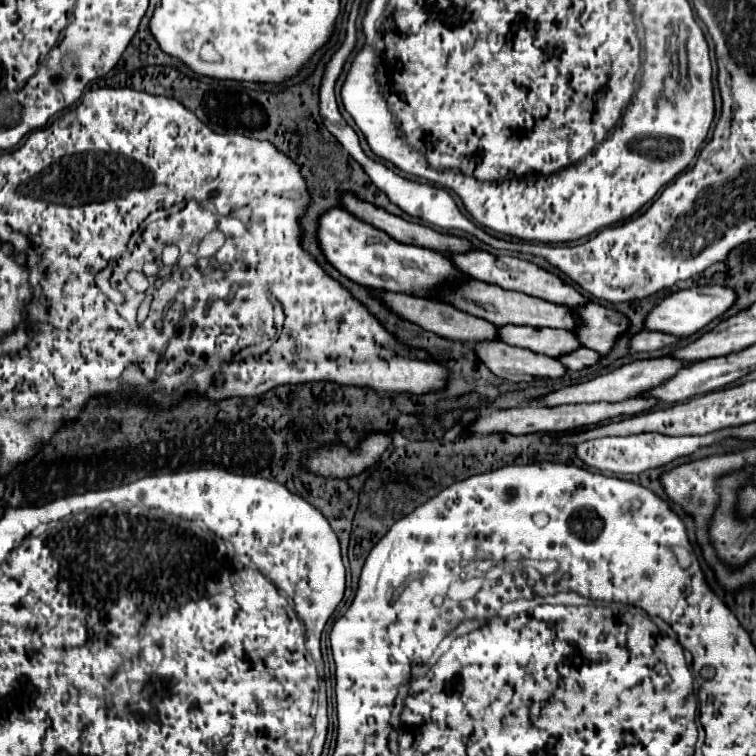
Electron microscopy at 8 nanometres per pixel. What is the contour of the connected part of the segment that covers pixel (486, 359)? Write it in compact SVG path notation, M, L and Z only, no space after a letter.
M476 342L478 360L496 376L510 382L532 382L536 378L560 378L564 366L550 356L526 348L508 346L506 342Z

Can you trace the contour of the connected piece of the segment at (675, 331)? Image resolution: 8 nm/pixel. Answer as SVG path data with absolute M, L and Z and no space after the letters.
M692 286L686 290L678 290L668 294L662 302L658 302L648 316L644 318L644 328L646 330L658 330L658 332L666 332L672 336L692 336L696 334L700 328L704 328L710 320L714 320L716 316L724 314L736 300L736 294L732 288L726 286Z

